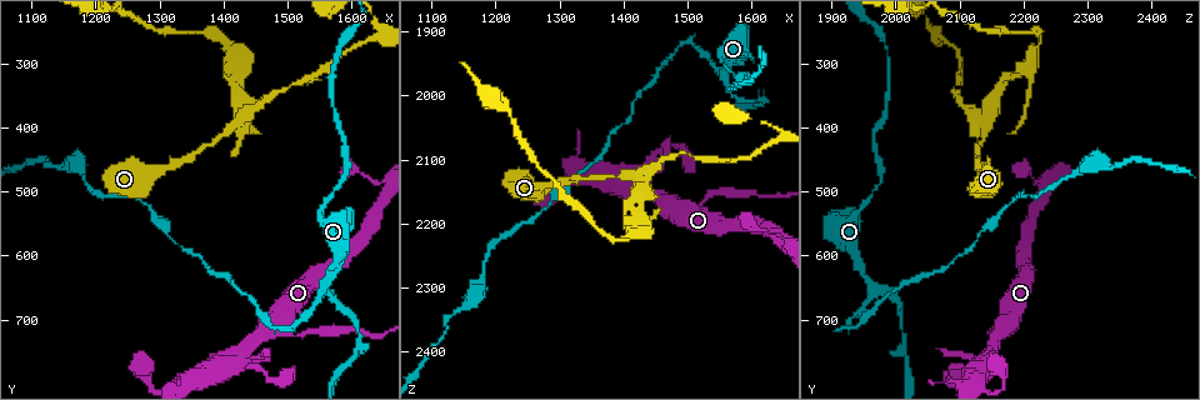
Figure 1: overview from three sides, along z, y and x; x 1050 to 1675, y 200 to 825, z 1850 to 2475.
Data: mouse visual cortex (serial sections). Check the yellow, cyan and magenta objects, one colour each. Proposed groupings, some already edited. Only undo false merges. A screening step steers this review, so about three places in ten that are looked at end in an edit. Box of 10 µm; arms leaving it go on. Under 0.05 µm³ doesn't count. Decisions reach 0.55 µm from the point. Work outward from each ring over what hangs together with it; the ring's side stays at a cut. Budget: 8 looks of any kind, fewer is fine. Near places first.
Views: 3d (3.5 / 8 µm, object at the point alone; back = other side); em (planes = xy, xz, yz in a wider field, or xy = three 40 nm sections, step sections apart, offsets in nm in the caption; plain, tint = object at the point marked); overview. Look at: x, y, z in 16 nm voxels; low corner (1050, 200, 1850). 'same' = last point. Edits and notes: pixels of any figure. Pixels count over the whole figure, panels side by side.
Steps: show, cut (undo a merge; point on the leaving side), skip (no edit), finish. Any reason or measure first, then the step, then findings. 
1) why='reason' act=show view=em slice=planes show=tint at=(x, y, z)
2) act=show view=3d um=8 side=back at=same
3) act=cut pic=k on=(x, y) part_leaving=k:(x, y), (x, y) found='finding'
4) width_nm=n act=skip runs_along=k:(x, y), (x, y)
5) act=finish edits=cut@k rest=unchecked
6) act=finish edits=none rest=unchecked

why='side arm on a straight run' act=show view=3d um=8 at=(1415, 395, 2125)

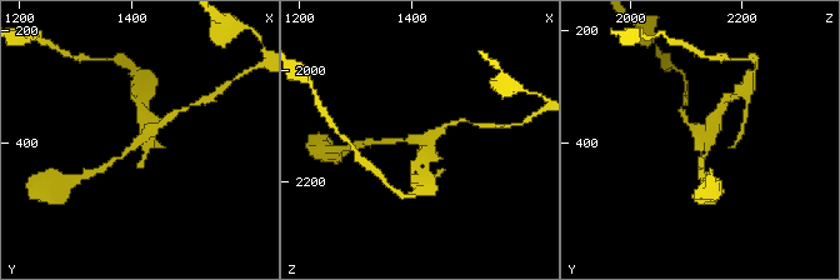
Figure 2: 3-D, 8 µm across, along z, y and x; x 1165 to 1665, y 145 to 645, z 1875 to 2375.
why='shape alone is not enough' act=show view=em slice=xy step=1 show=tint at=same

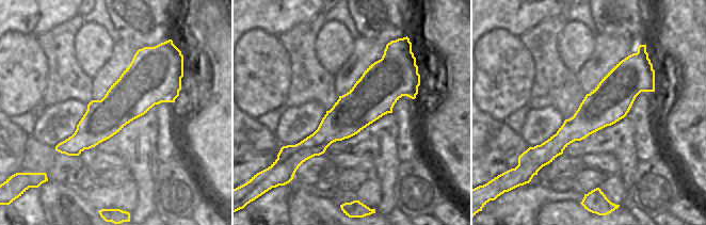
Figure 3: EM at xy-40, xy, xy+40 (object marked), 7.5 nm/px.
act=cut pic=2 on=(143, 105) part_leaving=2:(706, 135), (716, 115), (739, 94) found='two cells meet here'

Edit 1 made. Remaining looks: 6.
why='redraw' act=show view=overview

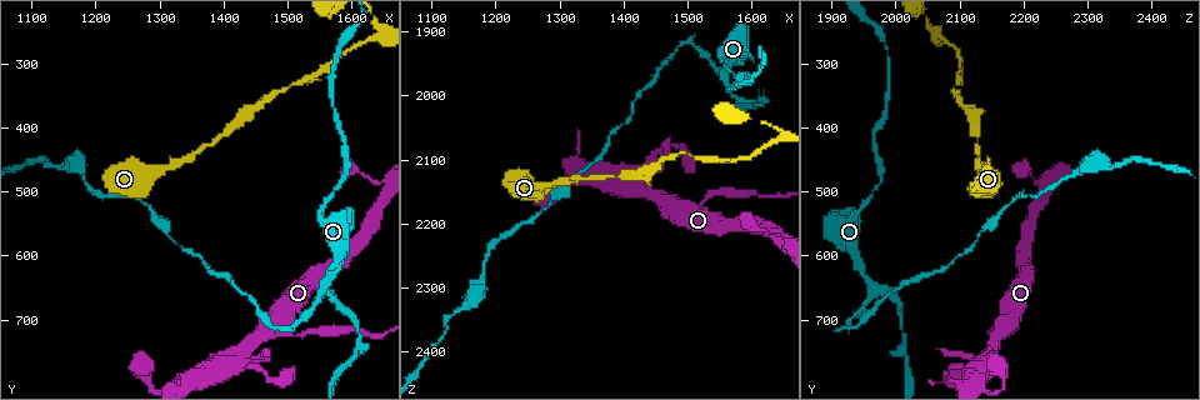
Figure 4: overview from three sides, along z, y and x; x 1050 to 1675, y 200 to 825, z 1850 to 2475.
why='thin neck' act=show view=3d um=3.5 at=(1635, 475, 2215)

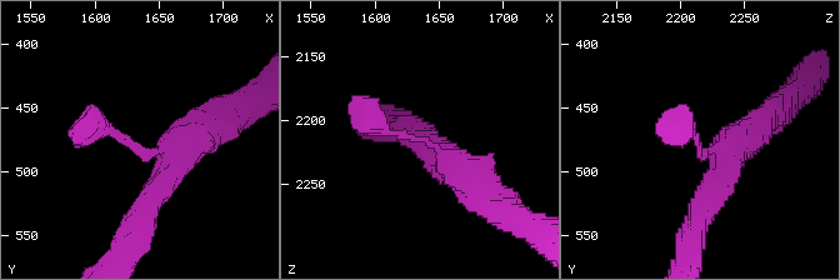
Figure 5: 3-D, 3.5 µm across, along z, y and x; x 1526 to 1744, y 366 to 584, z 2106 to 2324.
act=skip runs_along=5:(449, 158), (386, 131), (353, 96) found='one cell here'

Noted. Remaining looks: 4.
why='sharp bend' act=show view=3d um=3.5 at=(1500, 710, 1915)

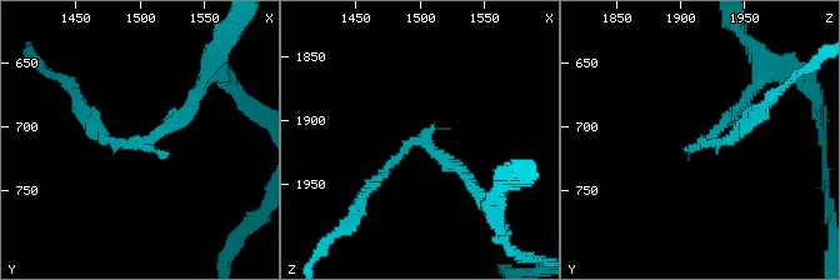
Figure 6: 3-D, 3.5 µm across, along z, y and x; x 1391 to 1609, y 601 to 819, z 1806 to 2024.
act=cut pic=6 on=(728, 140) part_leaving=6:(701, 141), (730, 141), (778, 91) found='two cells meet here'

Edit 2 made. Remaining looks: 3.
act=finish edits=cut@2,cut@6 rest=unchecked

